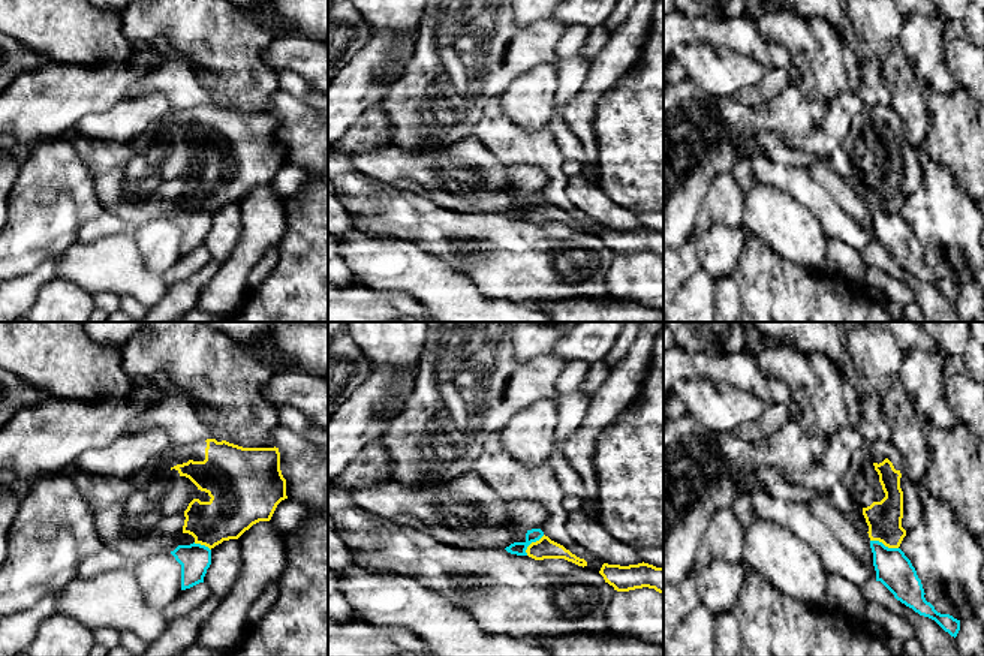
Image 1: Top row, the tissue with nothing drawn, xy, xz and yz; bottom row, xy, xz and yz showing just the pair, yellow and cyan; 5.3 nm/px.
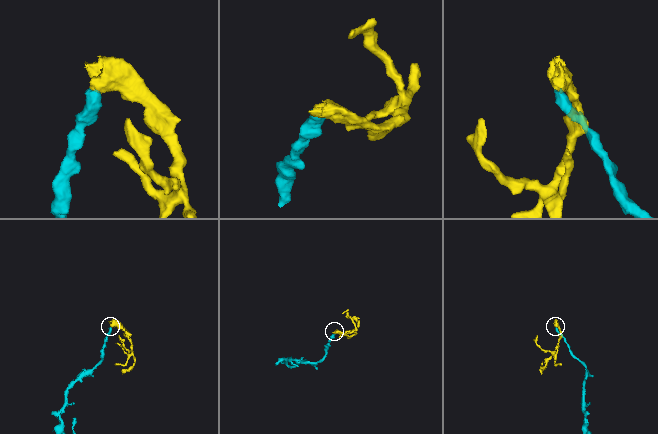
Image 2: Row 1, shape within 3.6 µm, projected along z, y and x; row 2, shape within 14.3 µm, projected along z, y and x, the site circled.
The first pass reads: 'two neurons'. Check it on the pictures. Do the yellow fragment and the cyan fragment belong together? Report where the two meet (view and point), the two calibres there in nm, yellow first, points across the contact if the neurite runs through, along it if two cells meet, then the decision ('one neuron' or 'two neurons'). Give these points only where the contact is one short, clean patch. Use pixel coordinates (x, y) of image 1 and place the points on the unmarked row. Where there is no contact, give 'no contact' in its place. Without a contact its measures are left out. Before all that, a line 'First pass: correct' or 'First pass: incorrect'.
First pass: correct
meets yellow in yz at (884, 208); 190 nm thick on the yellow side, 190 nm on the other; border along yz (870, 204), (878, 204), (888, 211), (897, 213); two neurons

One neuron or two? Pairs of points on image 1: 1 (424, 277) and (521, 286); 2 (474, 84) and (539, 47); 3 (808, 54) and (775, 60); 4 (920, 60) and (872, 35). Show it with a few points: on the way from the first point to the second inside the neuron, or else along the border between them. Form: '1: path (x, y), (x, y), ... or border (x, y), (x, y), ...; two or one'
1: border (469, 276), (484, 295), (503, 298); two
2: path (490, 68), (505, 66), (523, 48); one
3: border (764, 36), (791, 54), (793, 71); two
4: border (903, 18), (900, 47), (918, 83); two

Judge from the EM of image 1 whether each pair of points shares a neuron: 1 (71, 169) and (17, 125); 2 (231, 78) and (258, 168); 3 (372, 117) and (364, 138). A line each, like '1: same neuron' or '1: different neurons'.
1: different neurons
2: different neurons
3: same neuron

